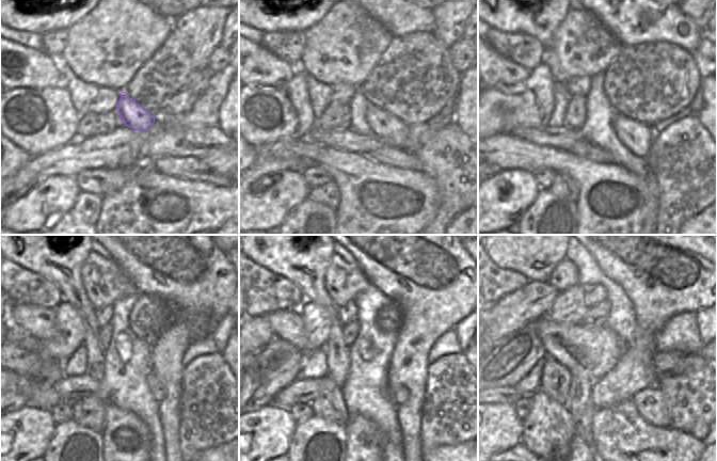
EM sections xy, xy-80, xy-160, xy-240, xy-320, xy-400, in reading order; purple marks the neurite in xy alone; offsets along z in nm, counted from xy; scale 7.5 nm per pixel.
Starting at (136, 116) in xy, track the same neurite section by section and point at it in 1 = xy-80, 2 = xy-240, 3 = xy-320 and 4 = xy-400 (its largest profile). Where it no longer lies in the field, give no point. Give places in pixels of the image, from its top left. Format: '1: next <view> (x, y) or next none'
1: next xy-80 (392, 130)
2: next xy-240 (158, 391)
3: next xy-320 (400, 395)
4: next xy-400 (651, 403)

